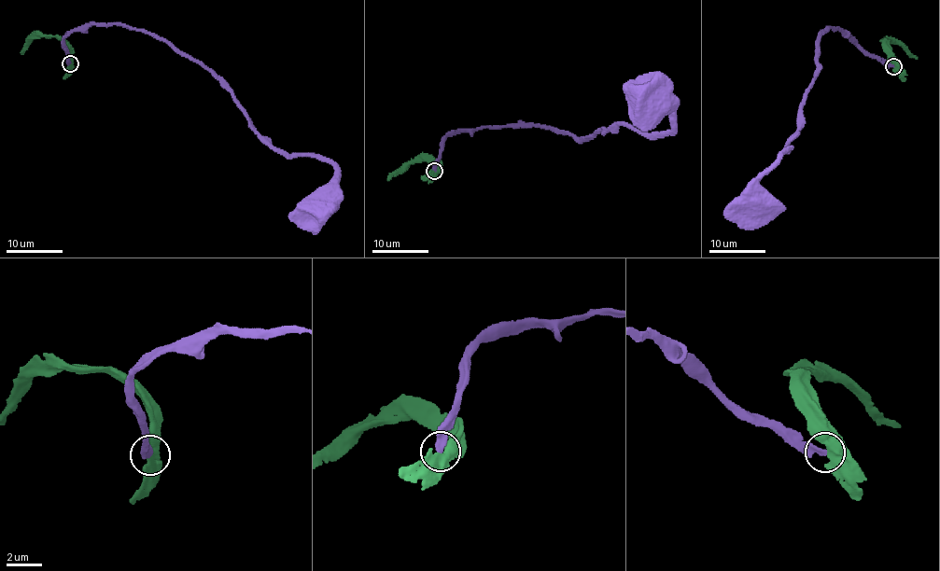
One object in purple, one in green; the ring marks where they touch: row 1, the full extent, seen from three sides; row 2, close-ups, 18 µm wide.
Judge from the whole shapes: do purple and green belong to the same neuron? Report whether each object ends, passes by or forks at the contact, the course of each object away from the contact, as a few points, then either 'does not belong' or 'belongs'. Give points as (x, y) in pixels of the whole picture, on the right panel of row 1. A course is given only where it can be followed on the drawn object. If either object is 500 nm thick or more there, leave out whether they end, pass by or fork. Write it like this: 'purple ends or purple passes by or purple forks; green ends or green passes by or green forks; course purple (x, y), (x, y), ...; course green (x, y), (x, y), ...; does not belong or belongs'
course purple (893, 66), (838, 30), (818, 35), (817, 69), (800, 120), (788, 149), (758, 180), (757, 205); course green (893, 66), (891, 49), (885, 40), (895, 41), (917, 59); belongs

